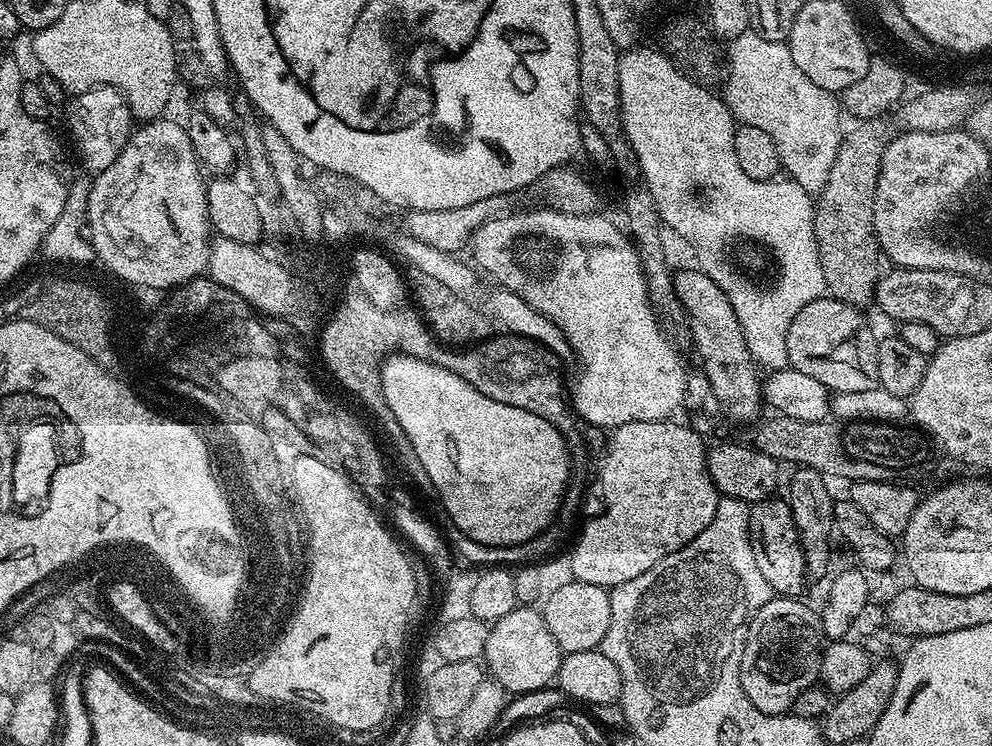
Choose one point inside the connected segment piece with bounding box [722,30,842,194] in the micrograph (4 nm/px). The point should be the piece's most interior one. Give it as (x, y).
(763, 87)

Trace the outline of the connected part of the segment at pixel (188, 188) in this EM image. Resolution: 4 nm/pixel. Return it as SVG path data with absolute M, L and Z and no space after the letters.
M157 118L137 127L117 160L108 169L95 173L96 181L91 181L88 190L88 234L96 232L92 245L100 248L100 256L120 276L140 280L140 284L171 284L177 288L189 283L192 268L186 262L198 260L202 266L202 260L208 260L214 229L208 223L206 176L191 145L188 129L183 123L175 124L168 119Z

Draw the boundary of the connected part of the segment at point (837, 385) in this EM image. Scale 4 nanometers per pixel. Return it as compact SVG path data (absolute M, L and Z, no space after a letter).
M835 298L811 300L802 306L786 334L790 367L802 370L802 374L810 374L810 378L818 378L832 394L879 388L877 341L872 340L864 314L852 304Z

